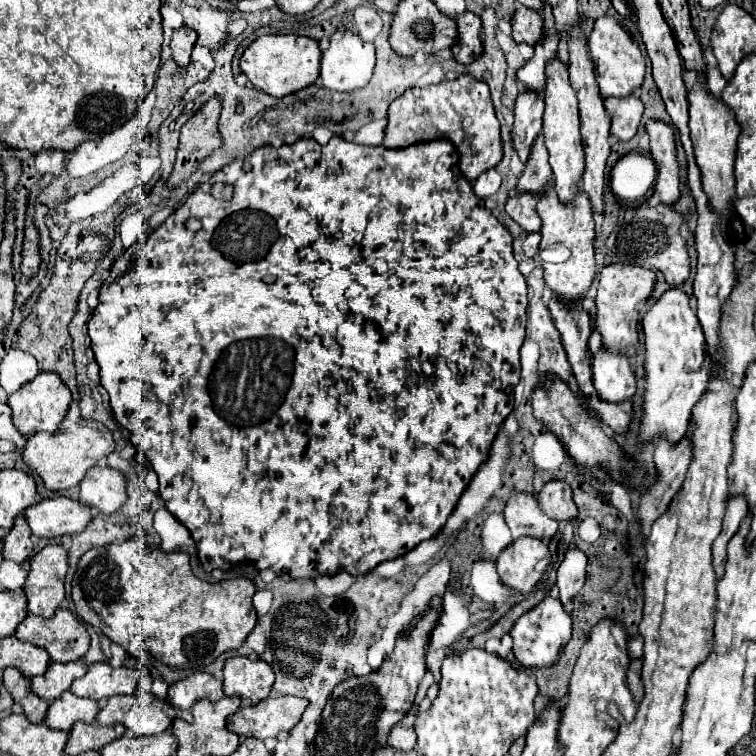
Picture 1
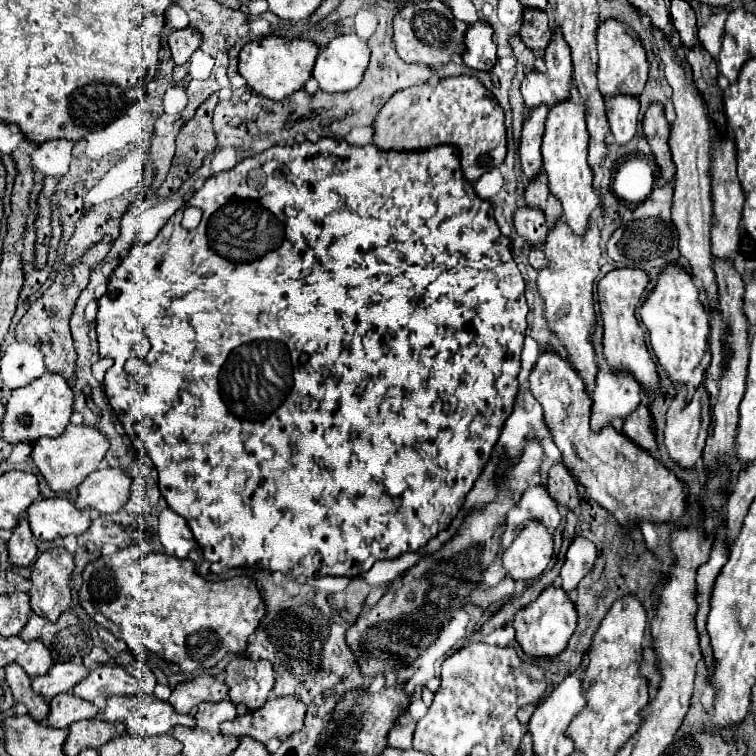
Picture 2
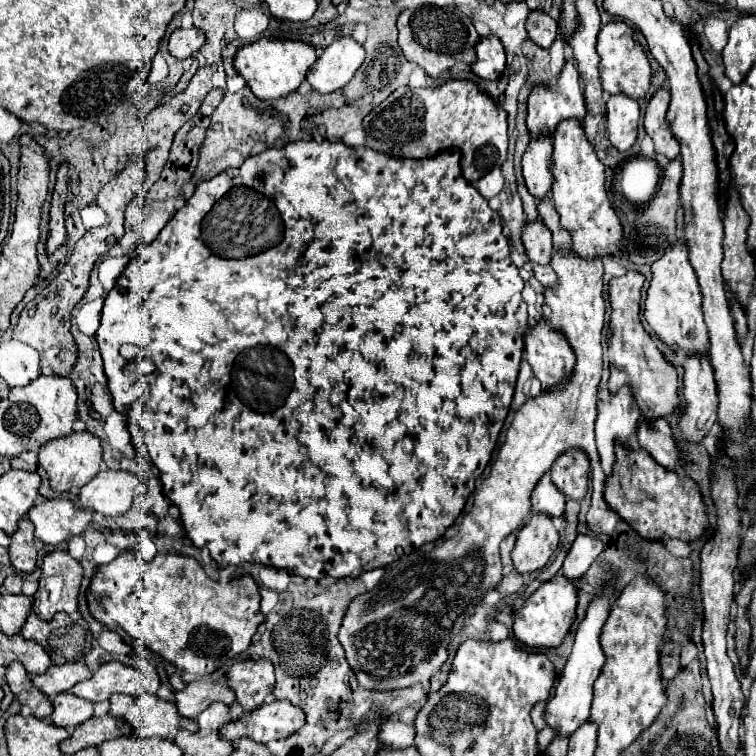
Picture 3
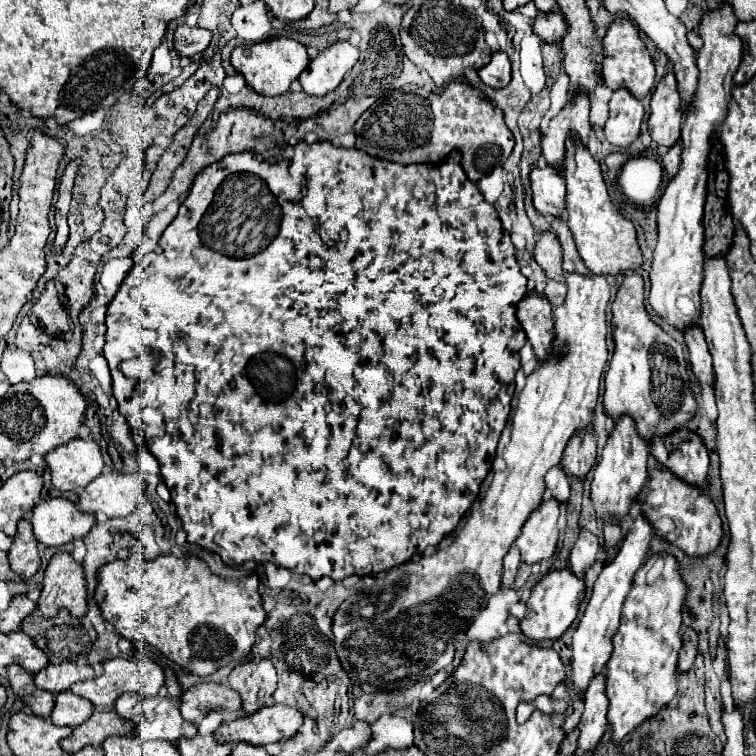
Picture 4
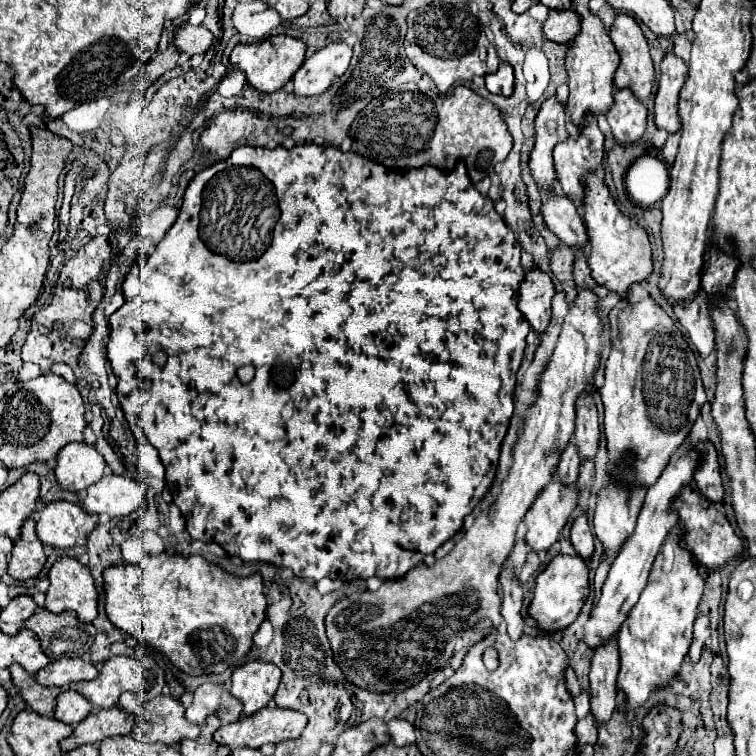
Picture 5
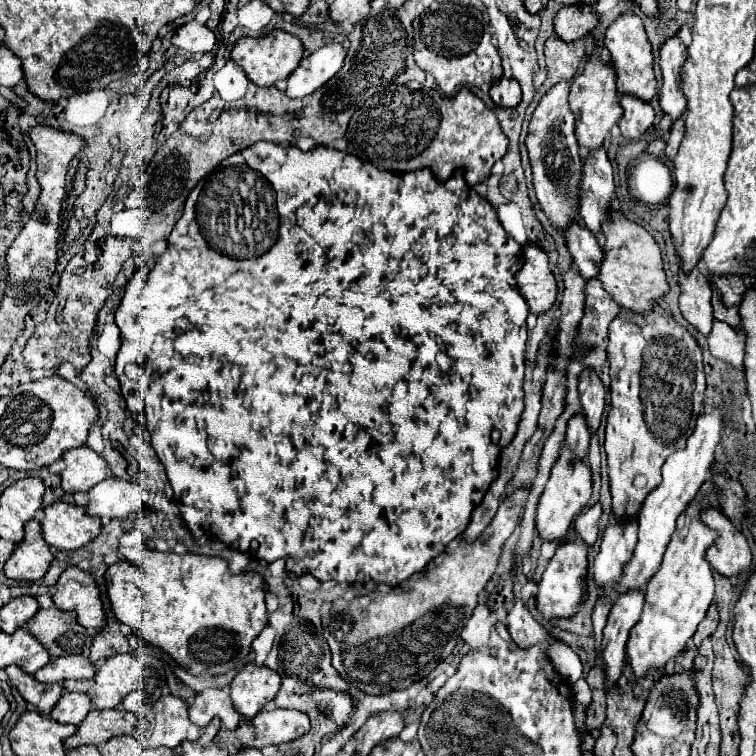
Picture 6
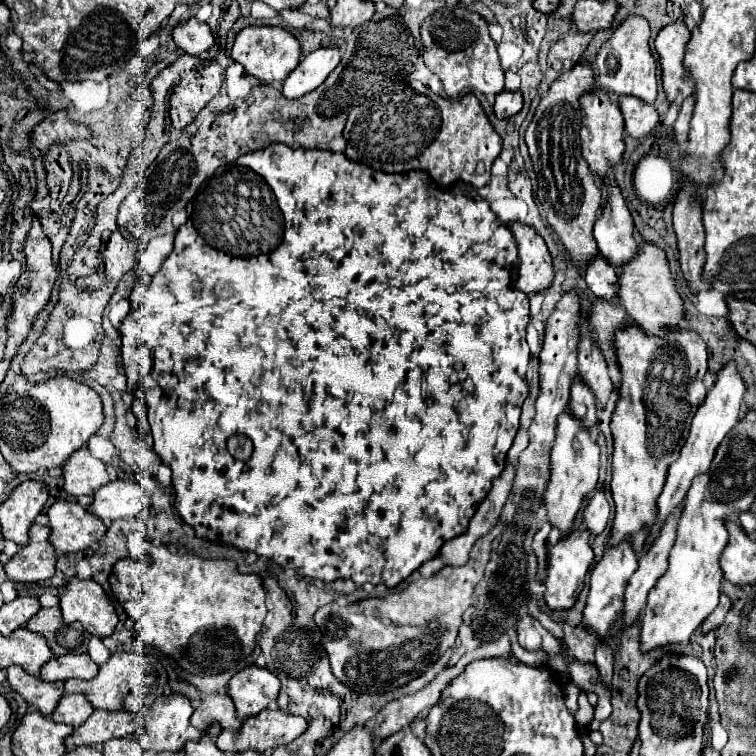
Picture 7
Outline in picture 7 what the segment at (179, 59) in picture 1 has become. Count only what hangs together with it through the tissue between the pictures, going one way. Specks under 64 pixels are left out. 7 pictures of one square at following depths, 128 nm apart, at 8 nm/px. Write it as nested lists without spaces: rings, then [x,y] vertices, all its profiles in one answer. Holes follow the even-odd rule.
[[[190,18],[178,24],[172,30],[172,38],[178,48],[182,48],[186,54],[192,54],[192,56],[206,52],[214,44],[214,34],[210,26],[198,22],[196,18]]]

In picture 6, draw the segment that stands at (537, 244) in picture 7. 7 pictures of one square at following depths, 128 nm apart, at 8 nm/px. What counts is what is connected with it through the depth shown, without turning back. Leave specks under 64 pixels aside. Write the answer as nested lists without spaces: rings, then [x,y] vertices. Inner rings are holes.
[[[534,244],[524,246],[524,266],[516,274],[516,280],[532,314],[542,314],[556,302],[558,286],[548,266],[548,254]]]

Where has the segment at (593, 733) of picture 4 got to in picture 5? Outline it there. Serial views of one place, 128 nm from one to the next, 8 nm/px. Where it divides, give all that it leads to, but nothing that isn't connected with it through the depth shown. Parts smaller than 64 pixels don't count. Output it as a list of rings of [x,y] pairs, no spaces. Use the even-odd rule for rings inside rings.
[[[612,640],[594,652],[590,668],[590,712],[596,726],[606,724],[616,708],[616,672],[618,656],[616,640]]]

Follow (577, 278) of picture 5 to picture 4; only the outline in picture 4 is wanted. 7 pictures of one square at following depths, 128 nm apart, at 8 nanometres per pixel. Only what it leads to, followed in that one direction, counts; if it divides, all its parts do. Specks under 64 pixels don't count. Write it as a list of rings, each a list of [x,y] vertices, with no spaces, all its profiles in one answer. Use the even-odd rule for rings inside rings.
[[[552,218],[550,222],[552,230],[556,232],[560,246],[562,246],[562,268],[566,272],[580,272],[580,274],[588,274],[588,268],[584,266],[580,254],[576,252],[576,244],[572,240],[572,234],[564,222],[564,218]]]

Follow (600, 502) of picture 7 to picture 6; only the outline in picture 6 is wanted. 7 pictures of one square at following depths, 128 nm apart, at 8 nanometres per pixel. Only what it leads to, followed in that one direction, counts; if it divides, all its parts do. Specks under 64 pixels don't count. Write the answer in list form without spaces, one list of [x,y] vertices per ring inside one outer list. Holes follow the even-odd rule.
[[[594,504],[592,508],[588,508],[586,512],[582,512],[576,520],[574,520],[574,528],[578,532],[578,536],[588,544],[594,546],[594,542],[598,540],[598,518],[602,514],[602,506]],[[576,538],[572,542],[564,542],[558,546],[556,554],[548,562],[542,580],[538,582],[538,594],[536,594],[536,608],[544,618],[570,618],[578,612],[584,590],[586,590],[586,576],[588,576],[588,546]]]

